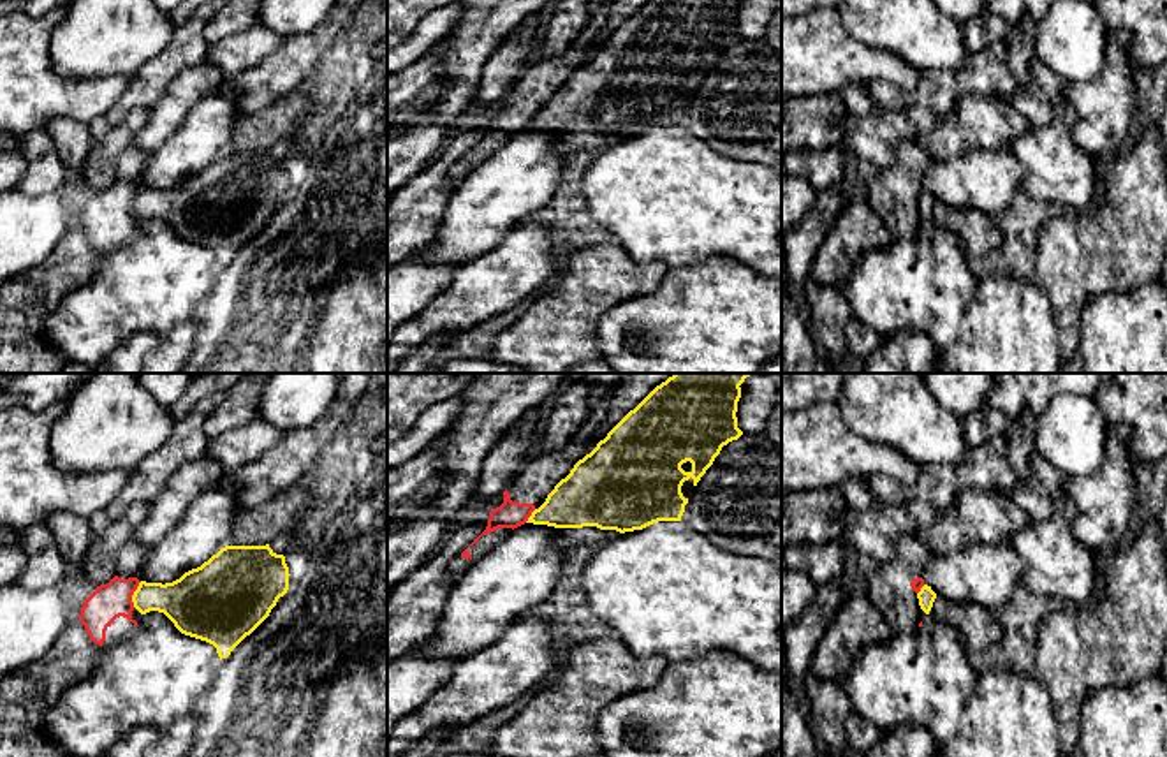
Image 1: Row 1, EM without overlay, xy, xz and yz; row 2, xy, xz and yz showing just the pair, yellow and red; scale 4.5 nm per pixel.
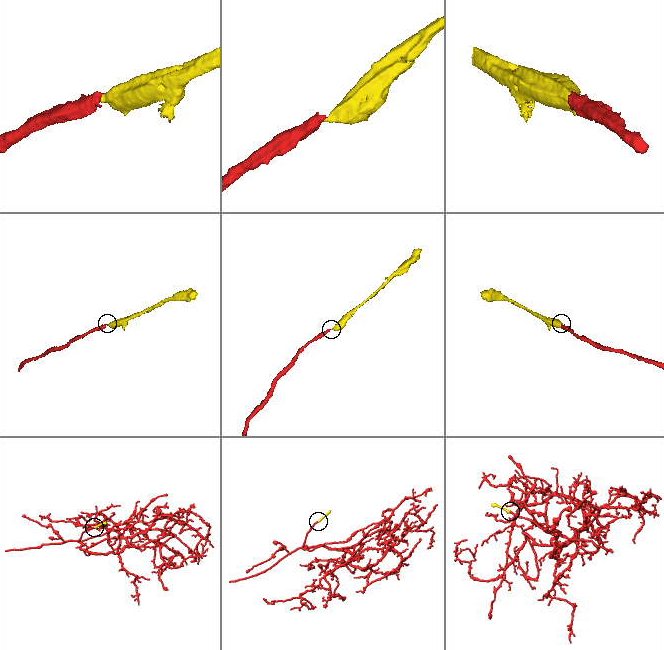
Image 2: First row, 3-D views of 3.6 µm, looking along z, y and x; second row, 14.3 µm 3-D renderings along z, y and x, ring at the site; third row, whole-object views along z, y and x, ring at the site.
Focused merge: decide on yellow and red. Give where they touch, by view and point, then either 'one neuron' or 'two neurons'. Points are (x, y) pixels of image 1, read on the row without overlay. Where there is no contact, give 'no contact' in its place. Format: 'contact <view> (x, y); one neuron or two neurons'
contact xy (134, 199); two neurons

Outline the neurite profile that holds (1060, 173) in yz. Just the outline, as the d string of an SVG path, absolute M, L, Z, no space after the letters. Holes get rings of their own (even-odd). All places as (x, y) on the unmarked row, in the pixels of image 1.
M1056 100L1051 121L1030 127L1007 150L1026 169L1021 188L1030 199L1084 213L1093 209L1097 178L1093 158L1072 137L1072 125L1074 109Z

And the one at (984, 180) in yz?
M1007 148L973 150L935 158L922 185L940 202L972 208L993 218L1010 206L1024 174L1024 165Z

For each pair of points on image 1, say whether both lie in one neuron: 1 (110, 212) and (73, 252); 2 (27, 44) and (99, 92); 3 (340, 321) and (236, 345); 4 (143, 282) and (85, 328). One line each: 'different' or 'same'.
1: different
2: same
3: same
4: same

